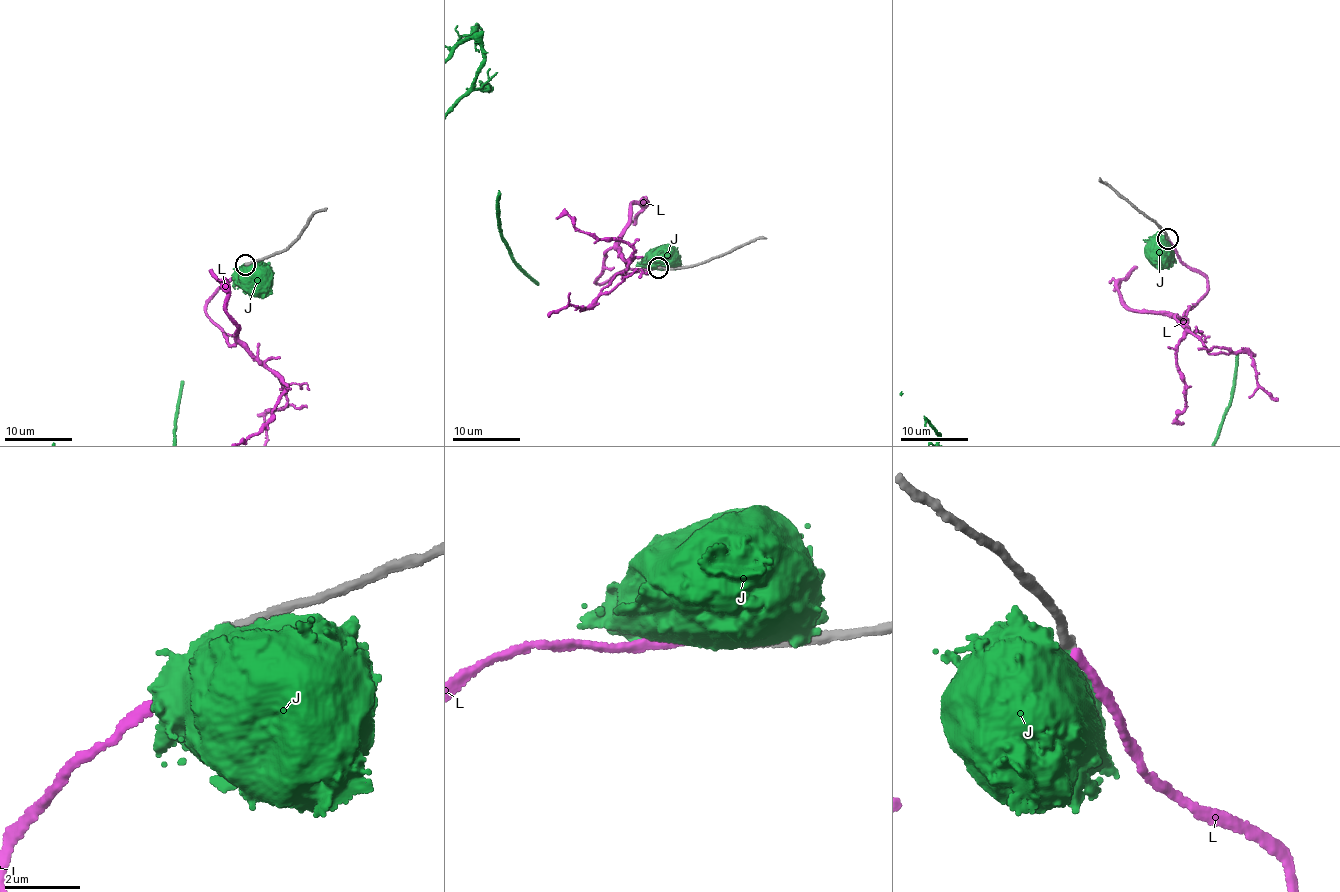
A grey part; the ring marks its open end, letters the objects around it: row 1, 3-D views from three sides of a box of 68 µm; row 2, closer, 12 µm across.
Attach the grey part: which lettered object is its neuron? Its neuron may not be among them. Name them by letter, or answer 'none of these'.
none of these

